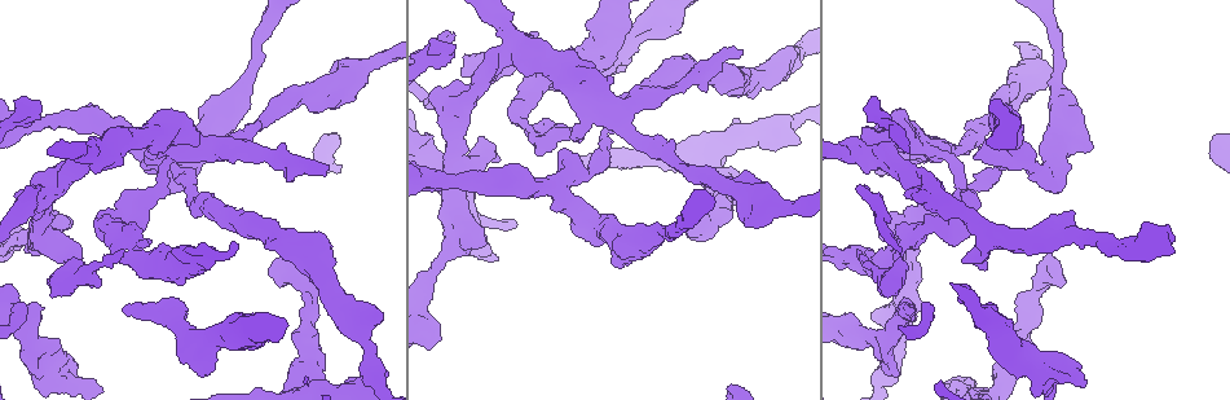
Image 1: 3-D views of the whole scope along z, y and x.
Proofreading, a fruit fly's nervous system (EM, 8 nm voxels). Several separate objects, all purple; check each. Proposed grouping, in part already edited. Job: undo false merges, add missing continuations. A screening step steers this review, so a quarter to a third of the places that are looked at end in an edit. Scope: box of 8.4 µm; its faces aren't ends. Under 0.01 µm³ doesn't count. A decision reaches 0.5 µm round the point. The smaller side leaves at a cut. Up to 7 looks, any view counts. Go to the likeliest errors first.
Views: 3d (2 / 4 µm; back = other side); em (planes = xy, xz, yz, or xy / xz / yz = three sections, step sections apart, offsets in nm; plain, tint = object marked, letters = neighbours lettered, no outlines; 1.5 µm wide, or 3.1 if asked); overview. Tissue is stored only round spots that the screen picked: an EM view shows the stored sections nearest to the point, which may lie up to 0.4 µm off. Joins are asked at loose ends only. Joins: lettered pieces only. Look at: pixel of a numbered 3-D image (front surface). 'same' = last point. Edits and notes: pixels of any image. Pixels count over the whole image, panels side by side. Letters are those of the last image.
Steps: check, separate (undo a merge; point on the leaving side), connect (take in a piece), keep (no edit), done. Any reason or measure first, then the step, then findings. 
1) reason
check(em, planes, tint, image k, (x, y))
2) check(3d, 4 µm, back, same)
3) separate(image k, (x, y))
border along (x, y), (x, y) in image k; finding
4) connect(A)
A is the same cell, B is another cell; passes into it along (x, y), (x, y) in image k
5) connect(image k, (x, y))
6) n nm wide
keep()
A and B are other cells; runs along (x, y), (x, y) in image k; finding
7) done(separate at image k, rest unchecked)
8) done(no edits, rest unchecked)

an open end
check(3d, 4 µm, image 1, (453, 32))

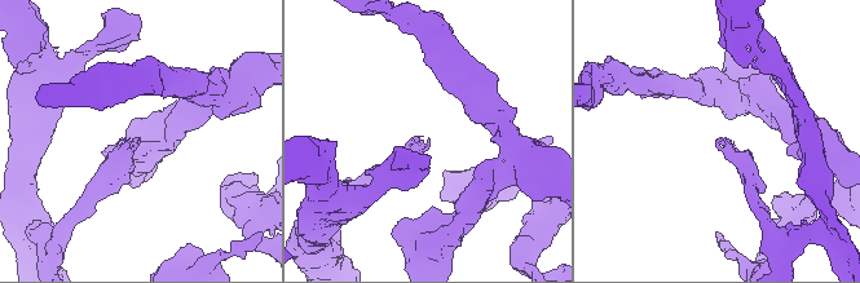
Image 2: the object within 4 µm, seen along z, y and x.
check(em, planes, plain, image 2, (428, 137))

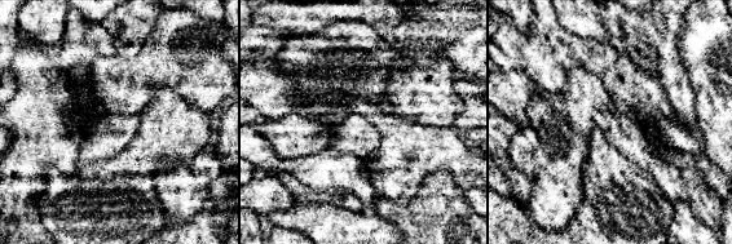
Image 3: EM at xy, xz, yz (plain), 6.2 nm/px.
what lies round it
check(em, planes, letters, same)

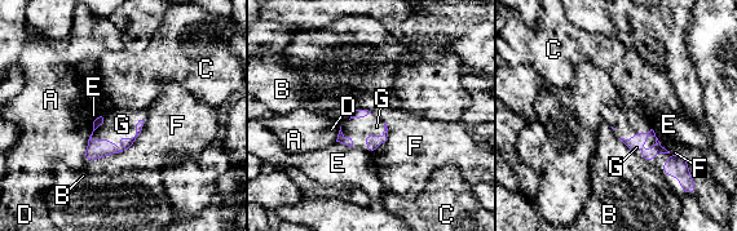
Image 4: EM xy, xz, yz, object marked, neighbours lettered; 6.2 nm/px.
connect(G)
G is the same cell, A, B, C, D, E and F are other cells; passes into it along (104, 147), (120, 143), (120, 124) in image 4; it goes on there

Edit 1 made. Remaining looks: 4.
thin neck
check(3d, 4 µm, image 1, (188, 145))

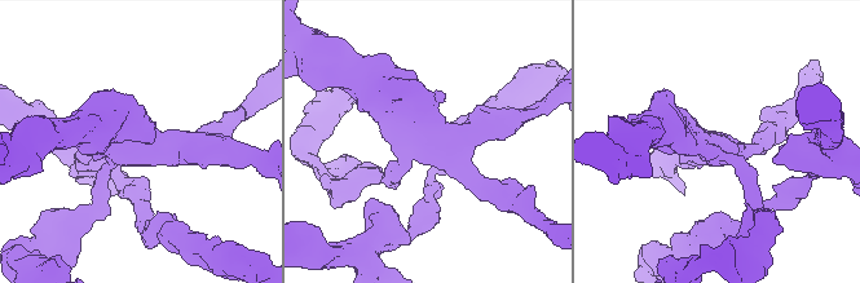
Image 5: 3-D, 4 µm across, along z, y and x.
check(em, planes, tint, image 5, (706, 146))

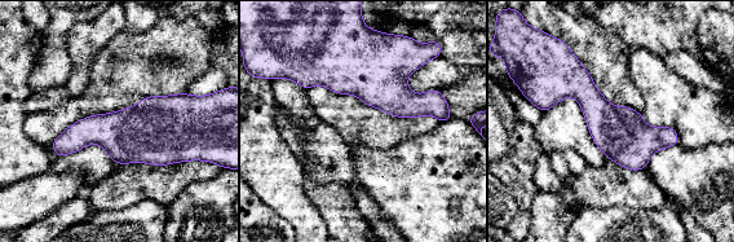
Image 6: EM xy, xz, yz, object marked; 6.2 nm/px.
see the neighbours
check(em, planes, letters, same)

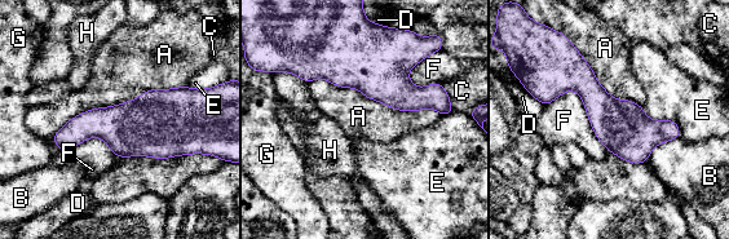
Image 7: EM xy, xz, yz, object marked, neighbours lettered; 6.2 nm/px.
keep()
A, B, C, D, E, F, G and H are other cells; runs along (542, 92), (581, 84), (628, 132), (676, 133) in image 7; one cell here

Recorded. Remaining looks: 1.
branch stops here
check(em, xz, step 8, letters, image 1, (328, 166))

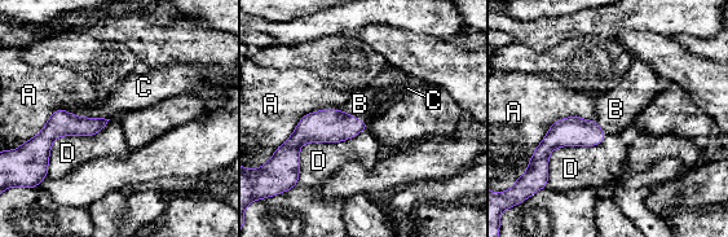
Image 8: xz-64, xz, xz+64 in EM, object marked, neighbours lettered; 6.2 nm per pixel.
connect(B)
B is the same cell, A, C and D are other cells; passes into it along (326, 126), (356, 117), (360, 104) in image 8; it goes on there

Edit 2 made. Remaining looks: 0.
done(connect at image 4, connect at image 8, rest unchecked)

